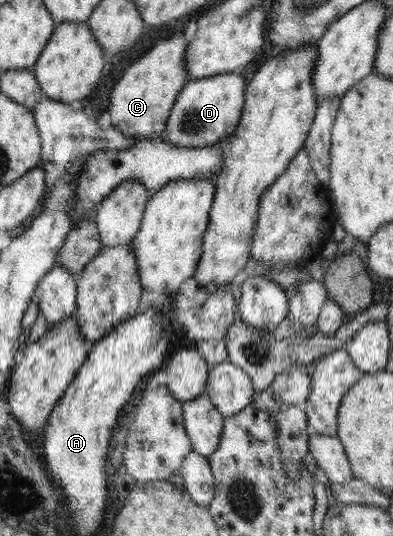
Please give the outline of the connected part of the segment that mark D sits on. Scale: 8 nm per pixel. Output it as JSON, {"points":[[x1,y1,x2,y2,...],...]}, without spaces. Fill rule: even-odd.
{"points":[[240,71,215,74,205,78,191,78,179,91,178,100,165,126,165,137,173,147,205,148,223,144,235,134,245,104,245,79]]}

